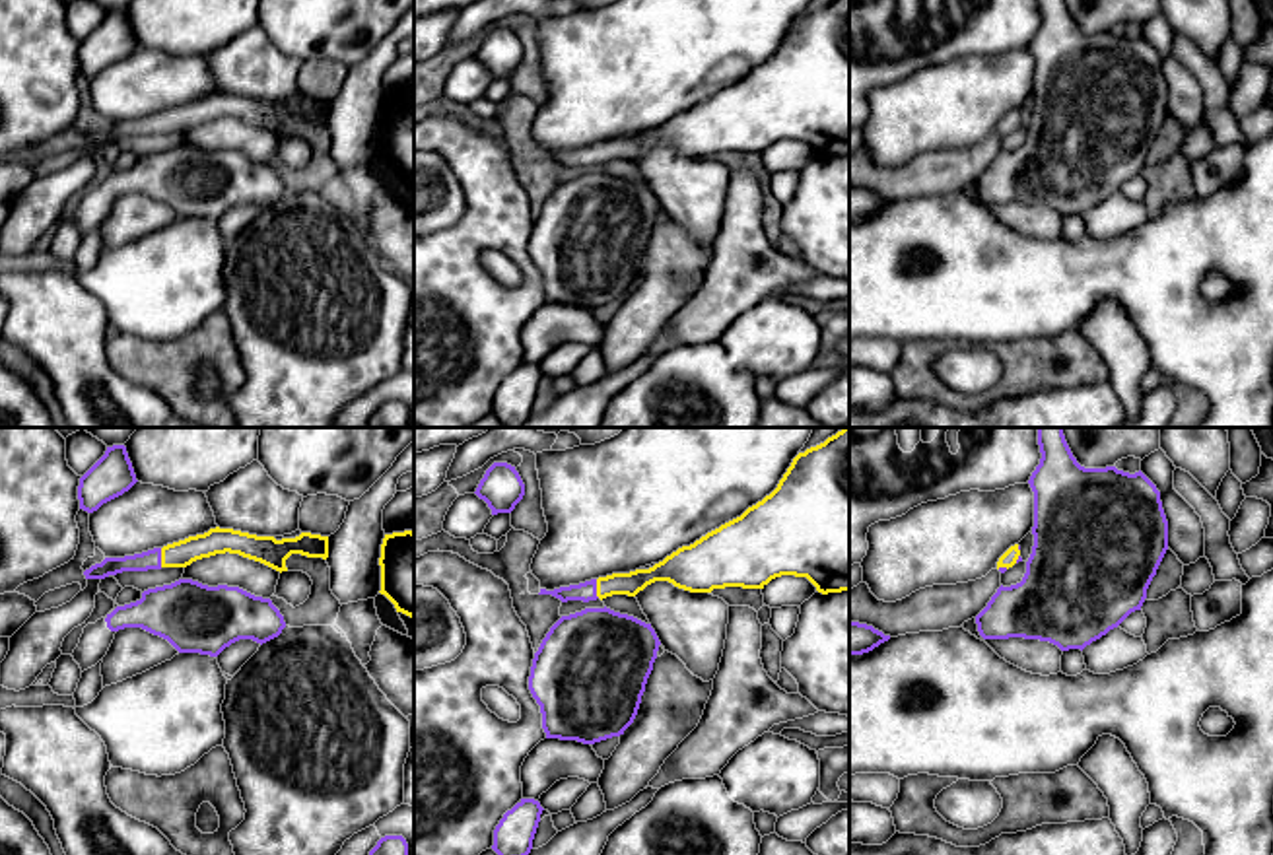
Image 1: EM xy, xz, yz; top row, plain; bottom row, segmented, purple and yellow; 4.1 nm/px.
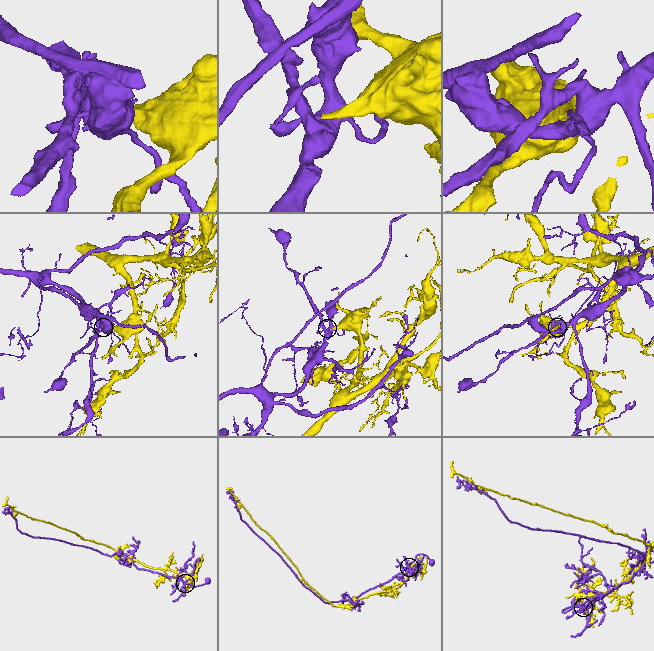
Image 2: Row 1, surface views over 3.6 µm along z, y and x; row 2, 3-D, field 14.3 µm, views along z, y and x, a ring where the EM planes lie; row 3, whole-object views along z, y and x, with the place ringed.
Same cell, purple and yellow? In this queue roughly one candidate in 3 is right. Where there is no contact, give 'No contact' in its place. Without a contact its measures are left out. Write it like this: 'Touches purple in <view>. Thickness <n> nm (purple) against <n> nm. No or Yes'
Touches purple in xy. Thickness 80 nm (purple) against 110 nm. No

